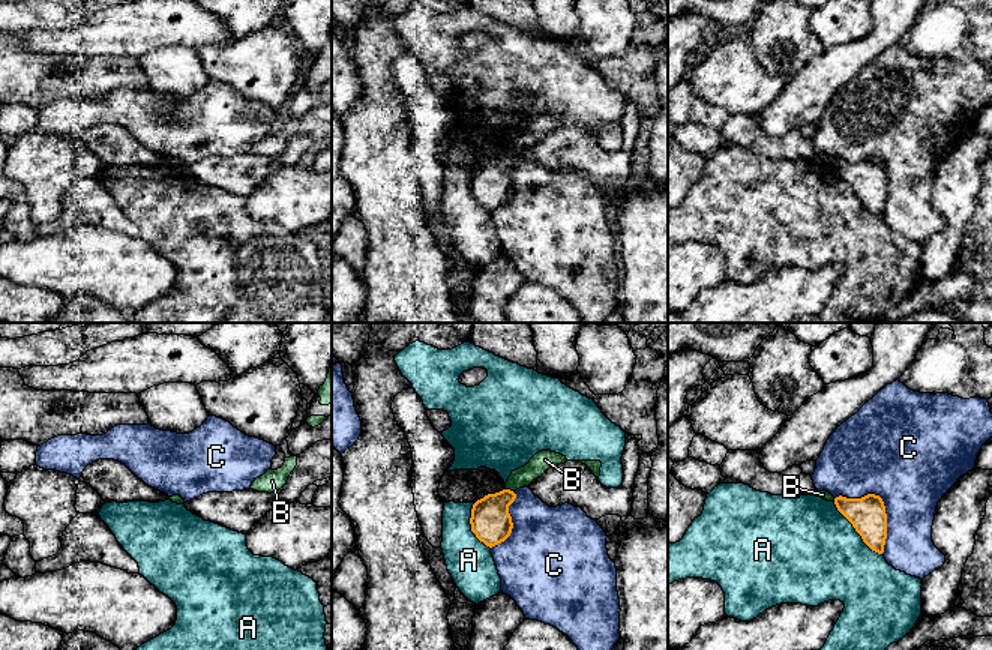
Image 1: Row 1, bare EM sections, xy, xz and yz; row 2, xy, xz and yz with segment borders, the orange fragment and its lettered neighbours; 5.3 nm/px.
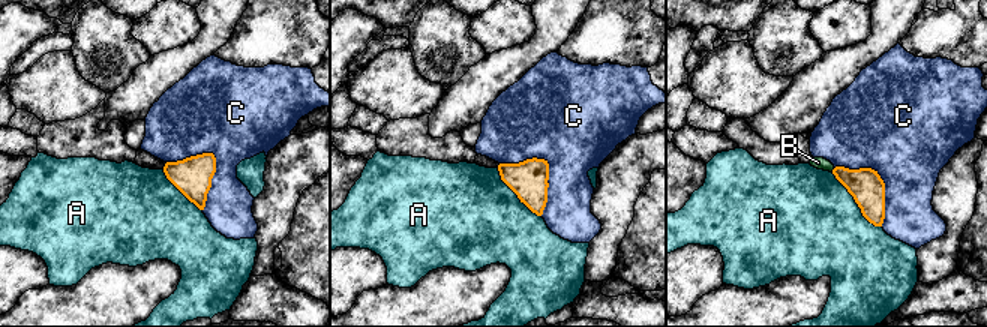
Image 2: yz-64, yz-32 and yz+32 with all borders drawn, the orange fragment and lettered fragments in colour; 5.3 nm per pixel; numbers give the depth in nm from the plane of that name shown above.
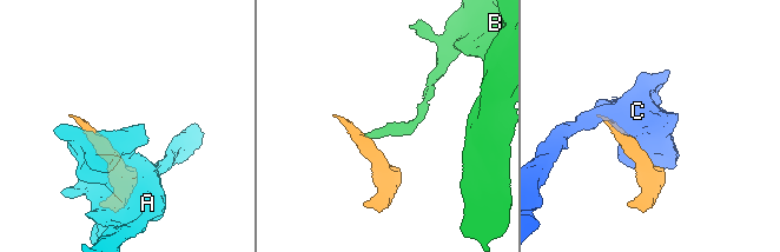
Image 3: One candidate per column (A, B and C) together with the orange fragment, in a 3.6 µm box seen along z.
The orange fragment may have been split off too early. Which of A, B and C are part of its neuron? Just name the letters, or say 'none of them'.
none of them

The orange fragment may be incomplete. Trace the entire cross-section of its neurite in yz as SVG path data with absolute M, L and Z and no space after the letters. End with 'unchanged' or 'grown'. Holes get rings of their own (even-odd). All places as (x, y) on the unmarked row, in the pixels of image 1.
M867 158L861 162L836 161L837 174L852 188L863 206L882 218L887 203L887 177L879 159Z | unchanged

